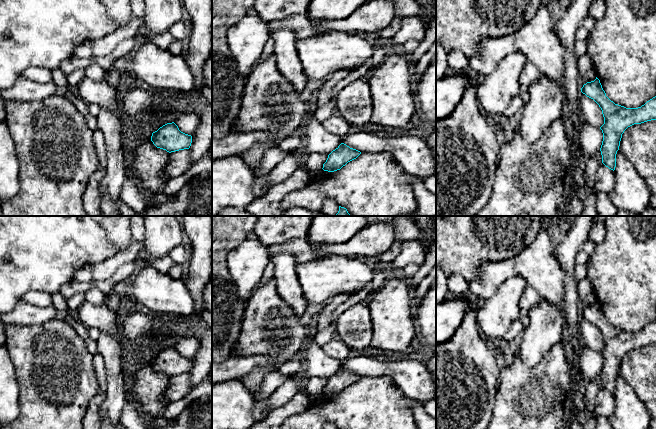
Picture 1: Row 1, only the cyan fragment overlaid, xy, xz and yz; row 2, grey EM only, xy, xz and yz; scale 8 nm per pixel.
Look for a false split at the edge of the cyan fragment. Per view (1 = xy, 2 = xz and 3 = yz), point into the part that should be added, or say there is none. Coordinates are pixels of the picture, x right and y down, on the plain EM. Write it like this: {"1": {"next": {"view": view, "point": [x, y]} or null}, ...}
{"1": {"next": null}, "2": {"next": null}, "3": {"next": null}}

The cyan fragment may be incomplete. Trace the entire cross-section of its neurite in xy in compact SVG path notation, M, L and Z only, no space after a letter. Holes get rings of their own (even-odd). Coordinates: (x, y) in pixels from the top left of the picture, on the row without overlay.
M172 346L163 349L153 356L151 365L157 372L171 377L189 373L192 367L192 360L181 356L178 350Z

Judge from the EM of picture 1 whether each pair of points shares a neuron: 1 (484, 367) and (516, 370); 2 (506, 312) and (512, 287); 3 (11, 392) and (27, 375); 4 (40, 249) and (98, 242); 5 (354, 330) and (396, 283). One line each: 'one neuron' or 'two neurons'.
1: two neurons
2: one neuron
3: two neurons
4: one neuron
5: two neurons

